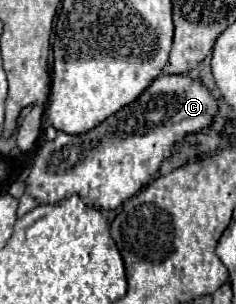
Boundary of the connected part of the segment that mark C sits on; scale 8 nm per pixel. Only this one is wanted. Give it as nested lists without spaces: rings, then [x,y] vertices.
[[[162,74],[132,104],[112,114],[96,128],[78,136],[58,132],[56,140],[46,140],[26,180],[26,194],[34,196],[40,204],[54,204],[62,198],[78,194],[86,206],[94,210],[116,210],[122,202],[136,196],[152,180],[164,160],[176,154],[178,142],[182,142],[188,134],[206,130],[212,124],[216,112],[218,102],[200,78],[192,78],[188,74]]]

